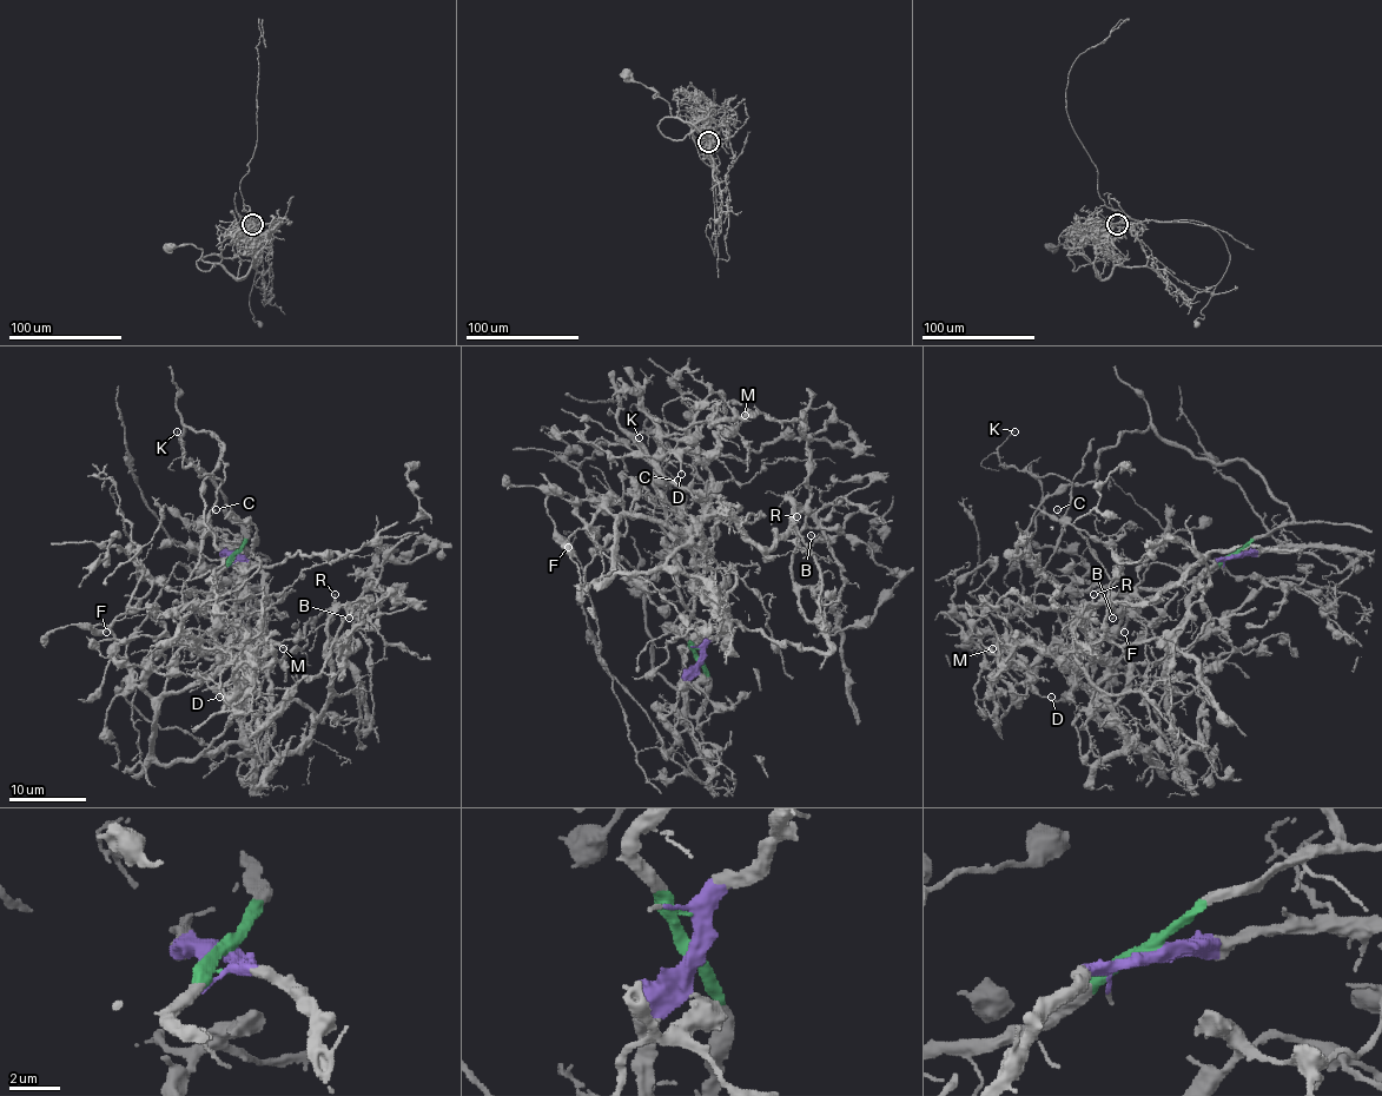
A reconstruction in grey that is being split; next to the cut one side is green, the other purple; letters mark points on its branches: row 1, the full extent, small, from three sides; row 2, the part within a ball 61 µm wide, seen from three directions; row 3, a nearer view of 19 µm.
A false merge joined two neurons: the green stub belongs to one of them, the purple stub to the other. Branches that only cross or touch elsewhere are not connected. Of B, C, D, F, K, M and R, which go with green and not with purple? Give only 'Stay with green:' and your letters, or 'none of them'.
Stay with green: C, K

